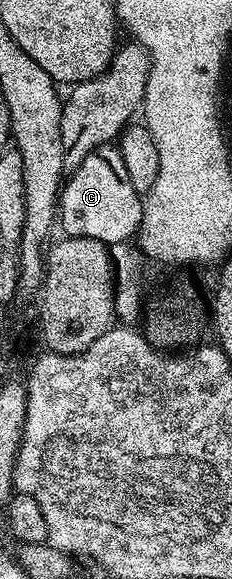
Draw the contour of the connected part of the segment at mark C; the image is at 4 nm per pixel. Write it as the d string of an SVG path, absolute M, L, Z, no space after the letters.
M119 147L95 148L63 181L58 199L58 228L64 236L85 236L107 244L131 241L140 231L144 202L130 186Z

